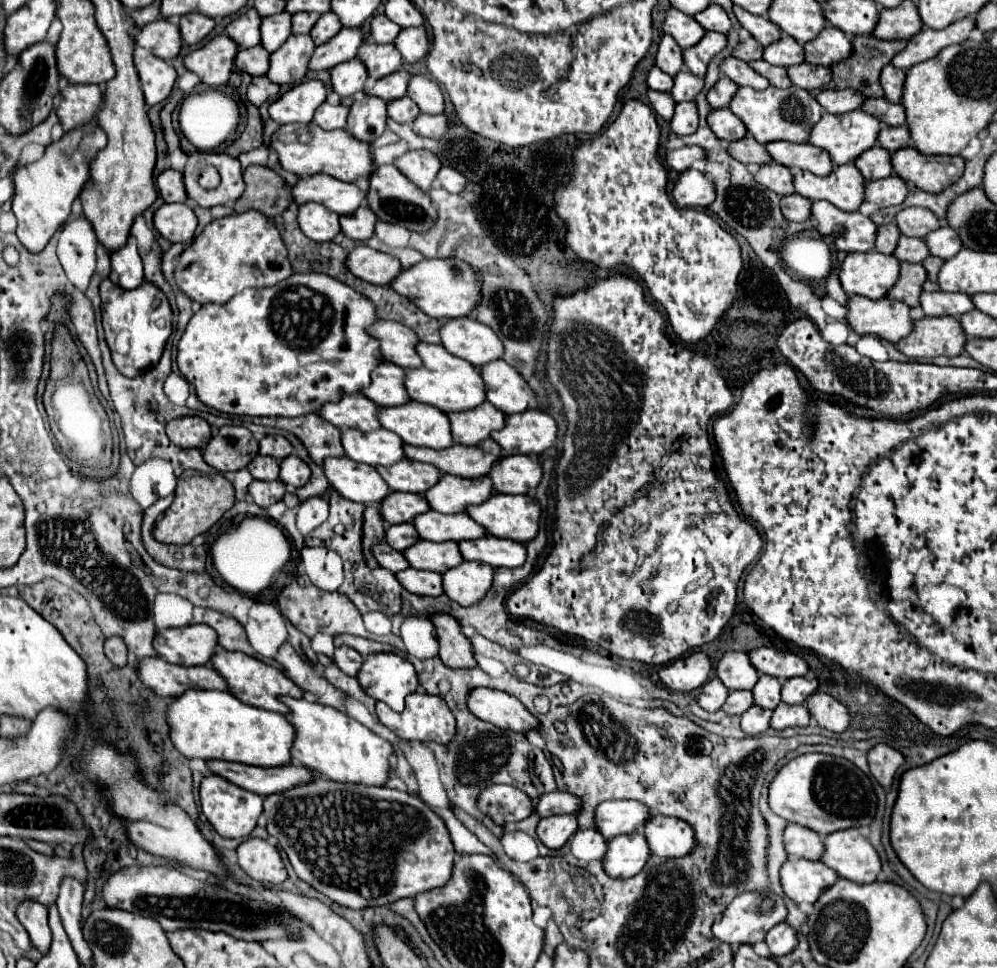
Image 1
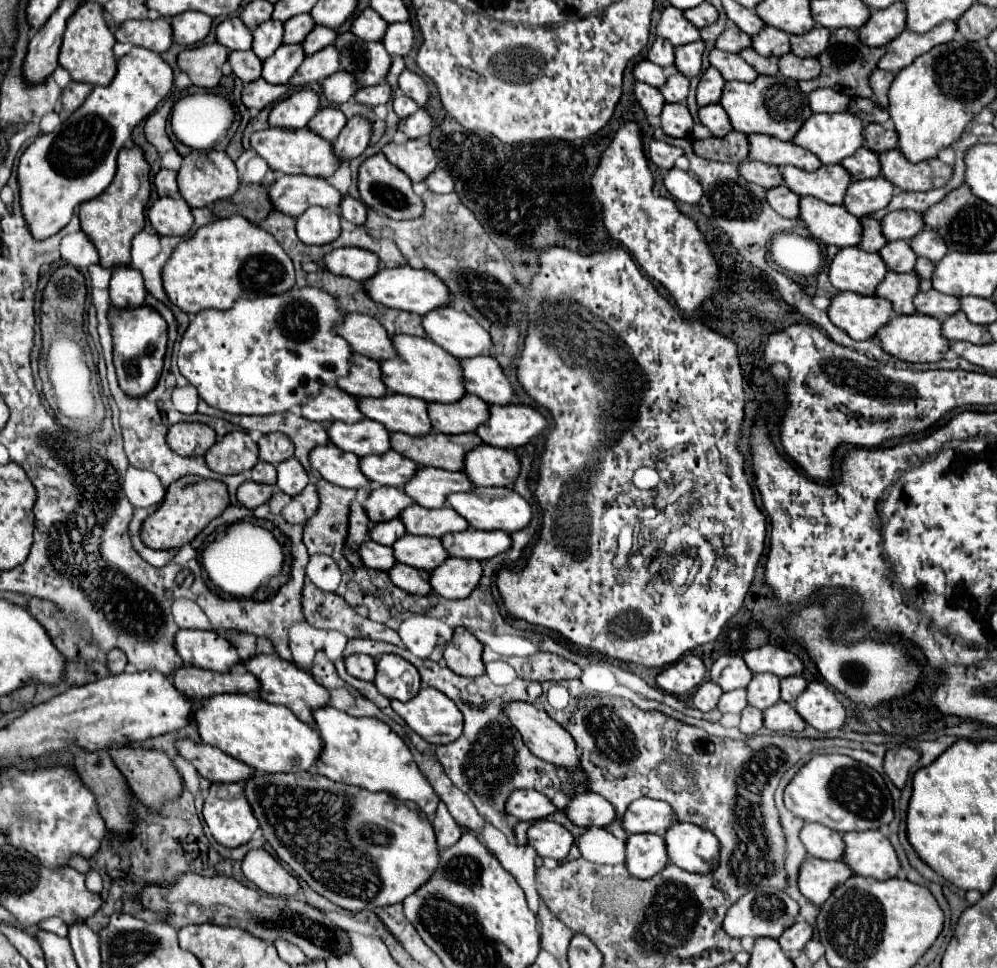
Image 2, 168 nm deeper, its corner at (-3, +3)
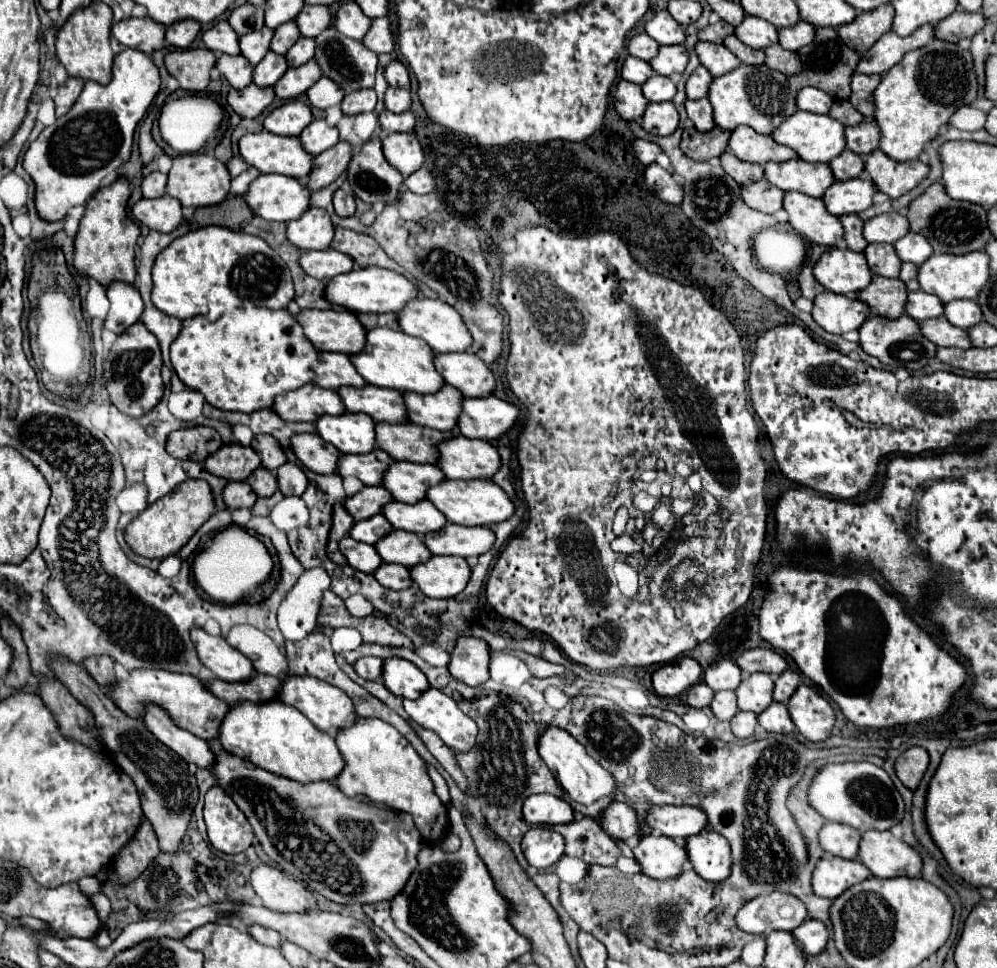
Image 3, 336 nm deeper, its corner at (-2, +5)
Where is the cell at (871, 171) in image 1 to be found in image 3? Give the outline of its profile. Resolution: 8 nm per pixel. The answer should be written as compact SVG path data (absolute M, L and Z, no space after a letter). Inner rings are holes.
M843 150L837 158L829 162L829 168L835 176L835 180L851 180L859 178L863 174L863 158L855 156L851 150Z

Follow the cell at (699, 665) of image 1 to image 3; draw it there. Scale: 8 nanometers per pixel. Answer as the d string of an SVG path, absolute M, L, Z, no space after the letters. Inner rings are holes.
M683 656L675 664L665 664L657 668L651 676L653 690L659 696L679 696L683 690L693 686L701 676L701 666L693 660Z

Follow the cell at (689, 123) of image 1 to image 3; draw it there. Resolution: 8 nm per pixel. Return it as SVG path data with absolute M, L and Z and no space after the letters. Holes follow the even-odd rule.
M673 102L667 104L647 104L643 112L643 130L647 130L653 136L669 136L679 126L679 114L673 106Z

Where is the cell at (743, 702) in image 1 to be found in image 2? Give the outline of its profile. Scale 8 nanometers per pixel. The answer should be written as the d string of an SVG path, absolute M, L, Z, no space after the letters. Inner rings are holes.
M744 688L724 692L722 698L720 698L720 702L718 702L718 710L722 714L724 712L736 712L736 714L740 714L746 706L748 706L748 700L746 700L746 690Z

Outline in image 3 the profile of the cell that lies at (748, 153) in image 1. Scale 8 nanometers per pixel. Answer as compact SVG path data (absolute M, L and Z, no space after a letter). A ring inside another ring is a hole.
M685 128L681 138L681 150L693 160L719 158L727 148L727 130L713 128L711 132L697 132L695 128Z

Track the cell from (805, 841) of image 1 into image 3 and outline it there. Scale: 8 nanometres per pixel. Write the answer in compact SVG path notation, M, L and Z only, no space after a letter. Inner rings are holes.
M827 822L819 832L819 842L823 850L839 858L857 858L859 840L861 840L859 830L837 822Z

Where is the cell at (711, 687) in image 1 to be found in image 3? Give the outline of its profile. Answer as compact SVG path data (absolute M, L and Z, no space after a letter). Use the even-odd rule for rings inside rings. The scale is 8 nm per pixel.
M699 682L699 684L693 684L687 692L687 704L691 708L707 708L711 704L711 698L713 698L713 690L705 684L705 682Z

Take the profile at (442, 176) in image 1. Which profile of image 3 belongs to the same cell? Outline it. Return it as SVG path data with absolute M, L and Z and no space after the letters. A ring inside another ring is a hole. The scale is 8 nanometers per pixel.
M419 168L411 176L407 176L403 184L415 194L429 194L435 186L435 180L431 180L431 172L427 172L427 168Z

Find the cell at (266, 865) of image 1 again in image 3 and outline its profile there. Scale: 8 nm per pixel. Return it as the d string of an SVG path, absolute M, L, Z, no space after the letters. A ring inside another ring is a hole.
M265 864L253 870L251 886L263 900L263 906L273 912L305 914L317 906L317 900L301 882Z

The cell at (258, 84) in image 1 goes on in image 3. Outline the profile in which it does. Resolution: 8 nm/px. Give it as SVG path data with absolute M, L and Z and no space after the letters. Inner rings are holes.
M249 84L243 90L231 88L227 94L227 104L241 116L241 118L257 118L271 102L275 100L273 88L255 88Z

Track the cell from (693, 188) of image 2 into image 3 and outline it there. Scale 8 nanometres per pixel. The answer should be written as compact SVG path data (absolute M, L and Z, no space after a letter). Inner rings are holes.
M649 164L643 170L643 180L647 184L647 188L663 202L669 204L679 204L683 200L683 188L679 188L679 184L675 182L673 174L663 170L657 164Z

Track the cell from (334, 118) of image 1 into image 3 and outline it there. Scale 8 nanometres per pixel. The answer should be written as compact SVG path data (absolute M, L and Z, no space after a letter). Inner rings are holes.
M313 120L313 124L309 124L301 132L299 140L301 140L301 146L307 154L317 156L339 142L339 132L337 132L337 128L327 126L325 120Z

